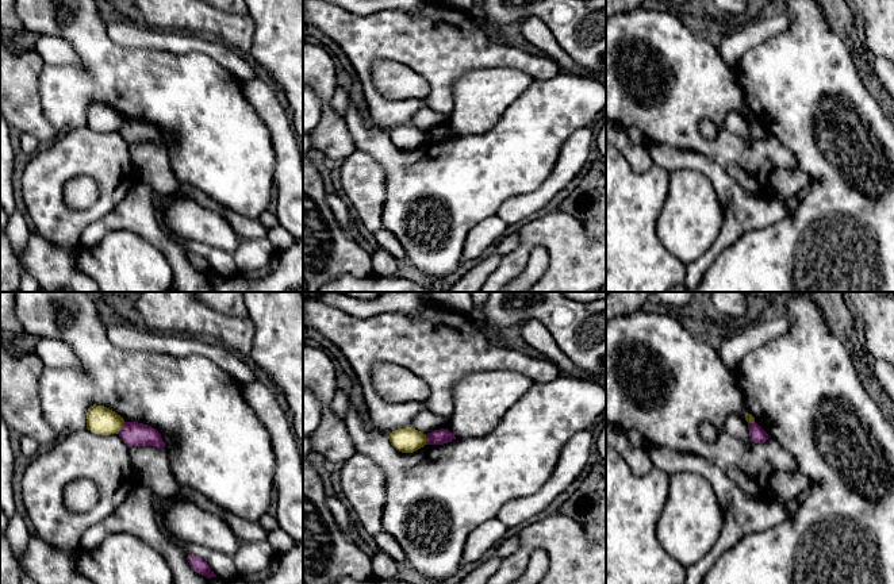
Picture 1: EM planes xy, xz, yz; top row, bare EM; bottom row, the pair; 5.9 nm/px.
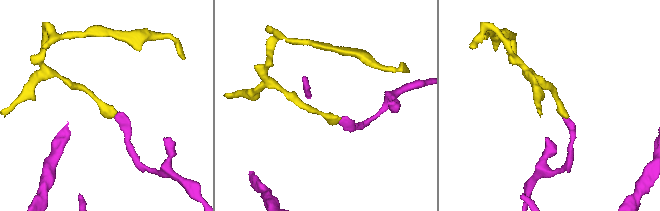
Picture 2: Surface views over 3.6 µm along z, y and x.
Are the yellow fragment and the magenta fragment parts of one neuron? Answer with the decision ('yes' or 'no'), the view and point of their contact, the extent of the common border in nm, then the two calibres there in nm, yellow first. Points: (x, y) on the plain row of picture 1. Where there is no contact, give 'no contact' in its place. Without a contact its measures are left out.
no | xy (121, 125) | 80 nm | 160/140 nm

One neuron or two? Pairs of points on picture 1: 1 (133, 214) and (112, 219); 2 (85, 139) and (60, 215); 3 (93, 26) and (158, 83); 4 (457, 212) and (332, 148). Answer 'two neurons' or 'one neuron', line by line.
1: one neuron
2: one neuron
3: one neuron
4: two neurons

